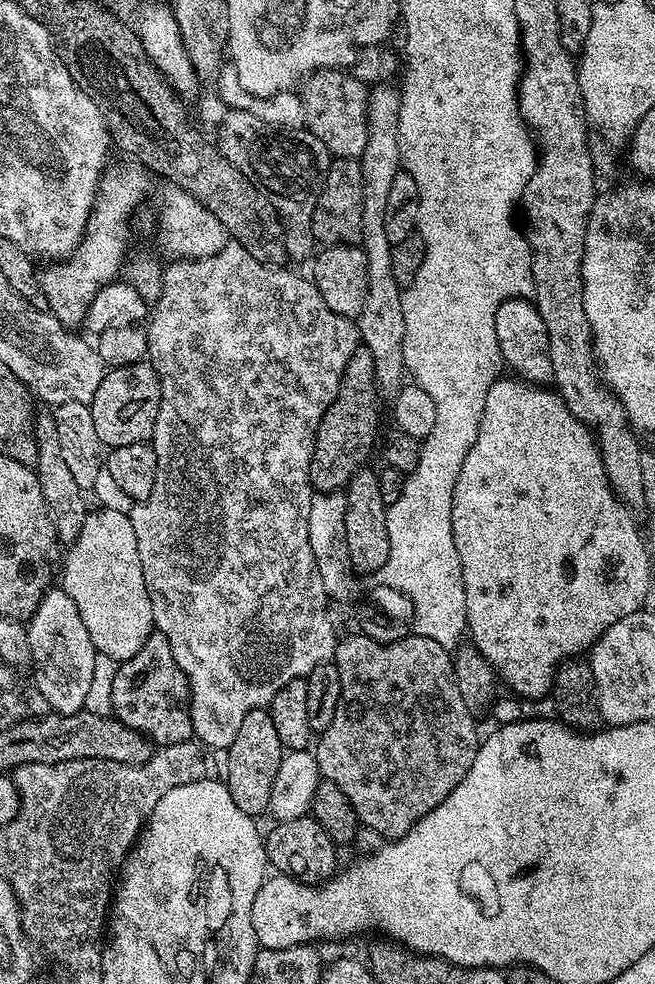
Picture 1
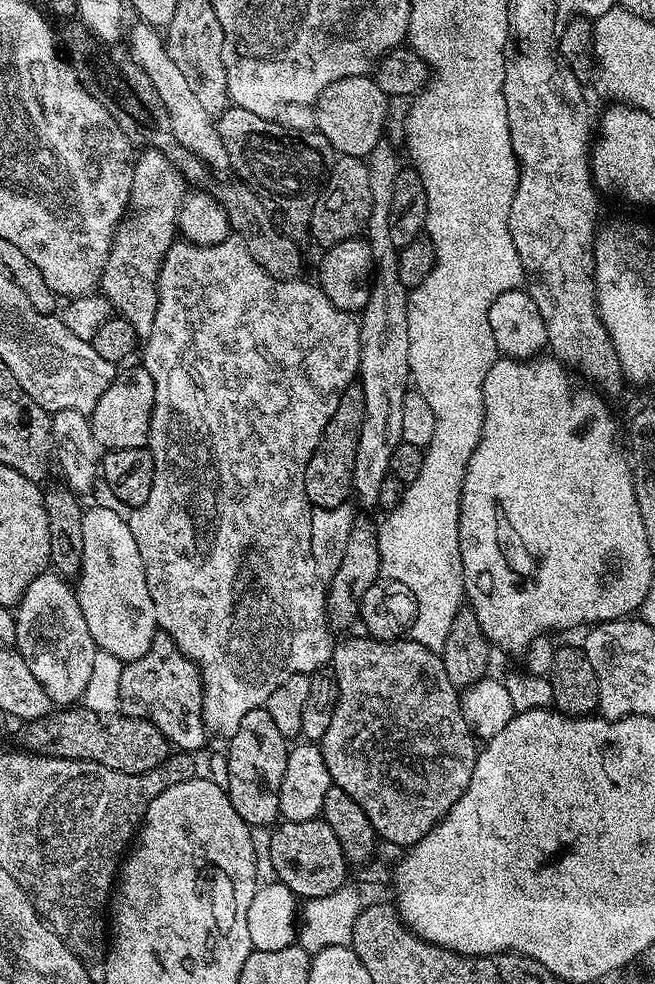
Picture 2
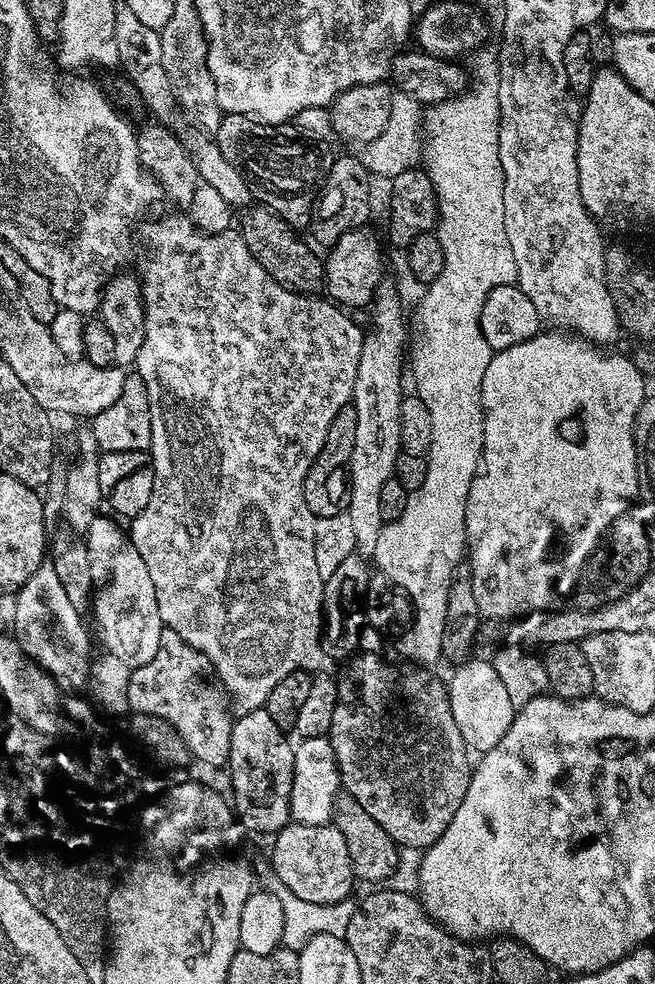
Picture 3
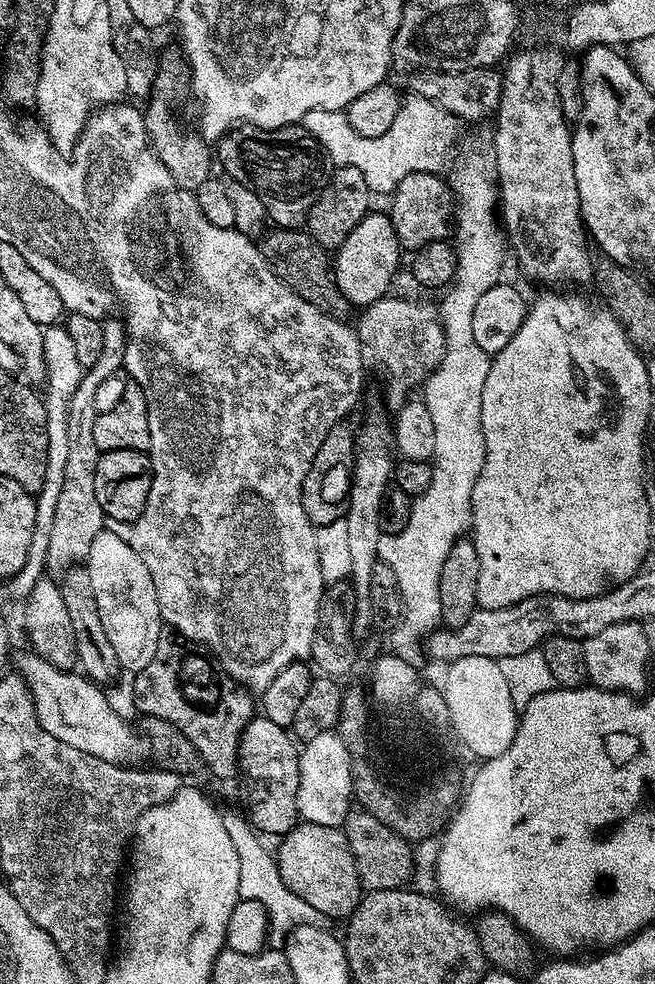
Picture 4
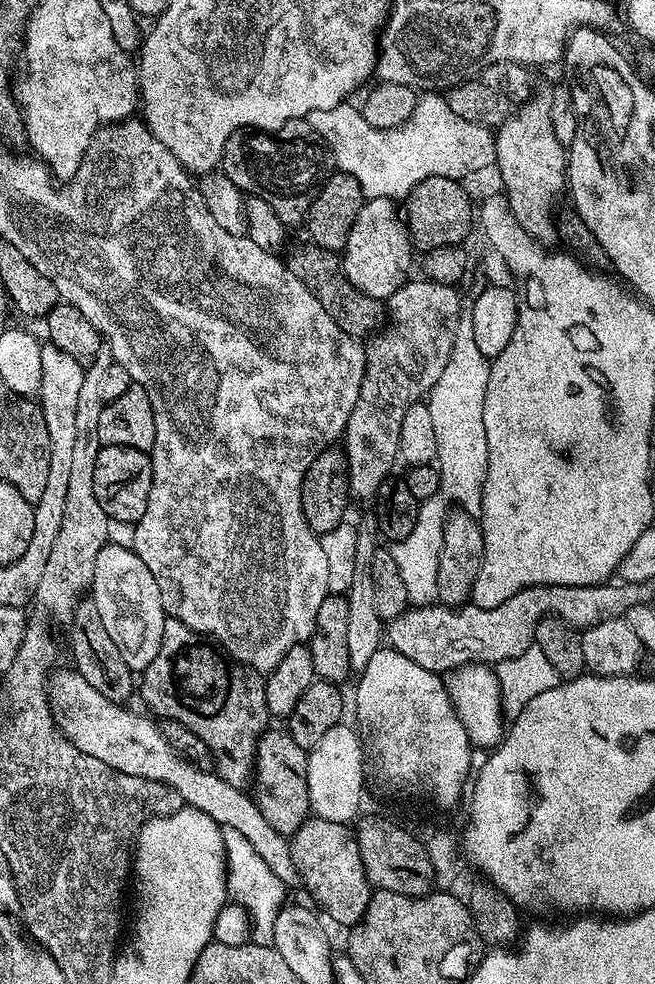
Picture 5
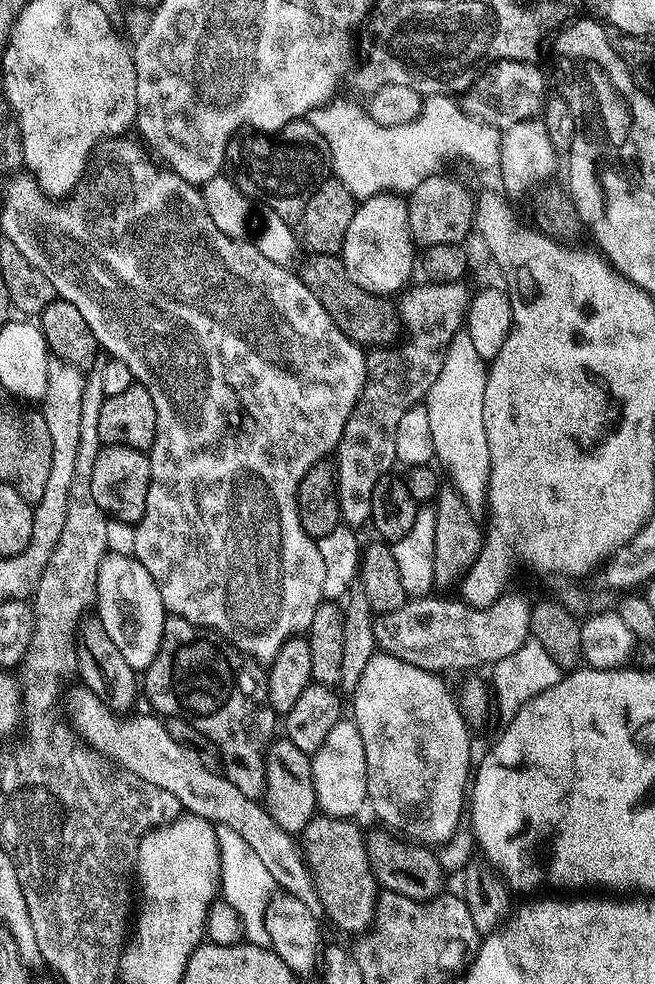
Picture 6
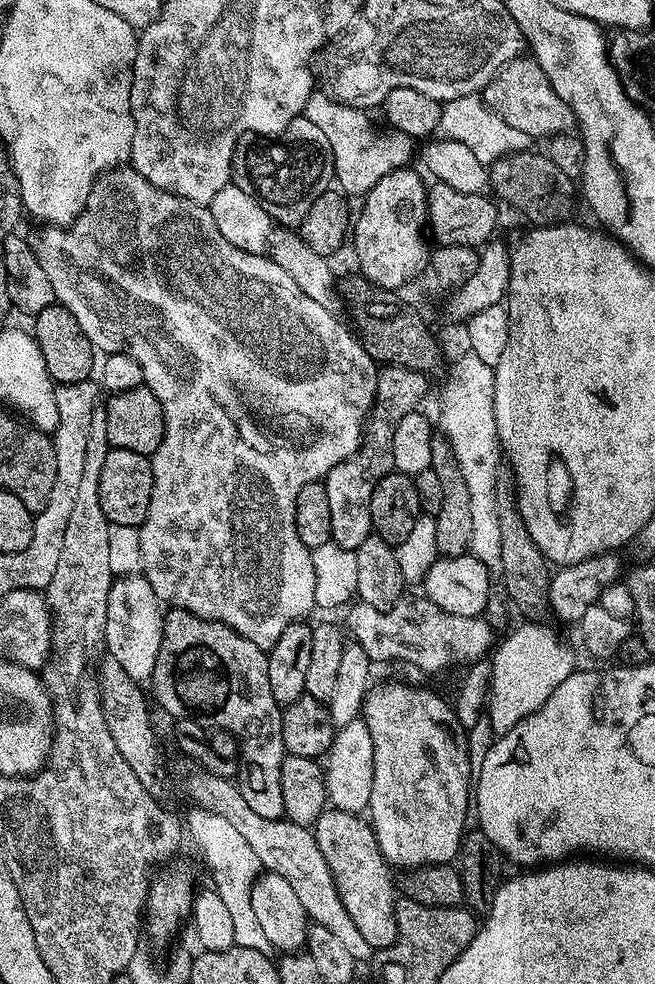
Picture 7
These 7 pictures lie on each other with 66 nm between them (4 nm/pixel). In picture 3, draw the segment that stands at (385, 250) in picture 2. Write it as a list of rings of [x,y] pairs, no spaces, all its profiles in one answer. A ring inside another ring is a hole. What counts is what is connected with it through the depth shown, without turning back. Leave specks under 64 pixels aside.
[[[390,276],[380,280],[375,290],[373,302],[370,306],[372,312],[372,331],[367,331],[363,340],[362,352],[359,354],[358,375],[352,391],[352,407],[357,417],[357,436],[354,437],[354,451],[350,453],[348,463],[348,498],[346,511],[348,512],[352,529],[354,529],[355,551],[365,558],[376,555],[378,534],[384,529],[382,510],[382,486],[396,475],[396,463],[402,451],[404,439],[401,434],[401,402],[404,397],[402,390],[402,364],[406,362],[406,324],[404,322],[404,308],[395,282]]]

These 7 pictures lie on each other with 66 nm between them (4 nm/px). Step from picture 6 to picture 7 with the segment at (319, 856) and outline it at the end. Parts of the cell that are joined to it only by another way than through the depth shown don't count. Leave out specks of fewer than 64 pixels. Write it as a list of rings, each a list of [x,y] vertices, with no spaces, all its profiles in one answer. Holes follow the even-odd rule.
[[[328,806],[311,825],[310,831],[318,842],[318,850],[322,850],[322,858],[326,858],[338,898],[342,900],[342,906],[346,908],[346,914],[350,914],[354,926],[358,926],[362,938],[370,942],[373,950],[389,948],[396,940],[398,893],[392,885],[393,869],[378,846],[371,823],[363,815]]]

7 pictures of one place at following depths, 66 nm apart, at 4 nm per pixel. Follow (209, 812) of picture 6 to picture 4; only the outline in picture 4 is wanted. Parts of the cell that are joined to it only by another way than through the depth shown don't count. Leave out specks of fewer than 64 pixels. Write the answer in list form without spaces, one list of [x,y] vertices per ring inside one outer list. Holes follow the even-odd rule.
[[[33,650],[15,653],[14,668],[20,674],[33,698],[38,722],[43,730],[54,734],[61,742],[94,758],[104,759],[108,763],[136,766],[146,756],[143,736],[132,728],[112,709],[103,687],[76,670],[65,670],[52,665]]]

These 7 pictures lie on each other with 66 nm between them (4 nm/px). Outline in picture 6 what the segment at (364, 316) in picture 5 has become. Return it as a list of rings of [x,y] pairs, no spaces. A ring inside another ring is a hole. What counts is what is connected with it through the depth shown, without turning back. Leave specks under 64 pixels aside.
[[[339,255],[316,256],[313,261],[312,269],[309,270],[308,276],[306,275],[308,289],[315,292],[322,306],[330,314],[330,318],[334,318],[338,330],[342,330],[342,334],[346,334],[356,344],[372,348],[387,348],[399,341],[396,339],[400,334],[402,336],[402,321],[397,305],[389,297],[376,296],[373,292],[362,290],[362,286],[358,286],[358,282],[354,282],[354,278],[346,274],[346,266]]]

